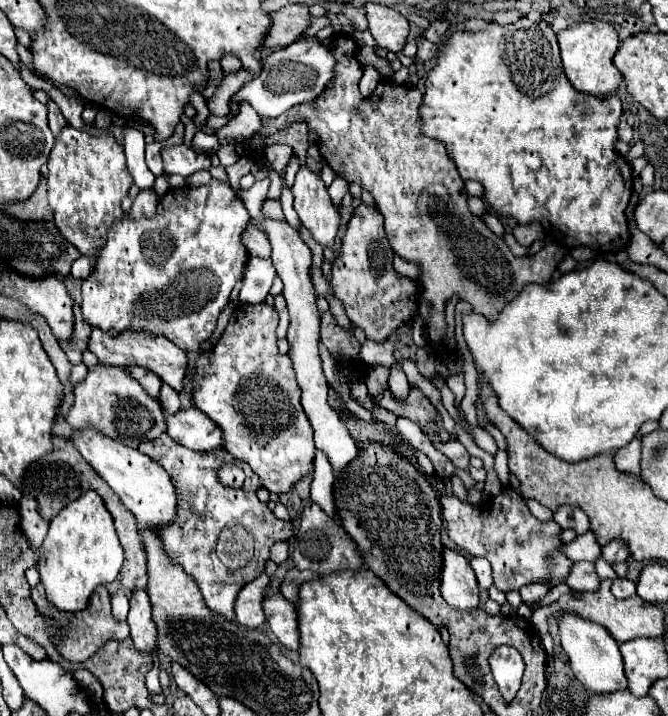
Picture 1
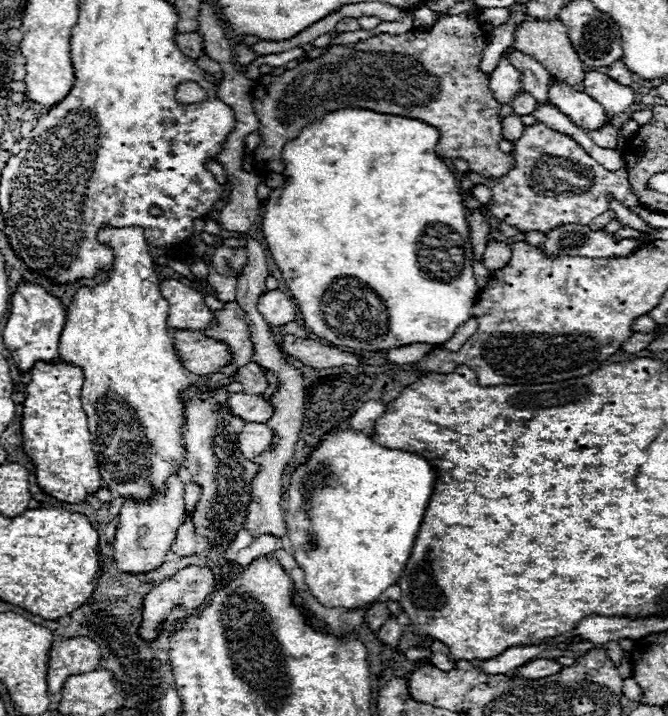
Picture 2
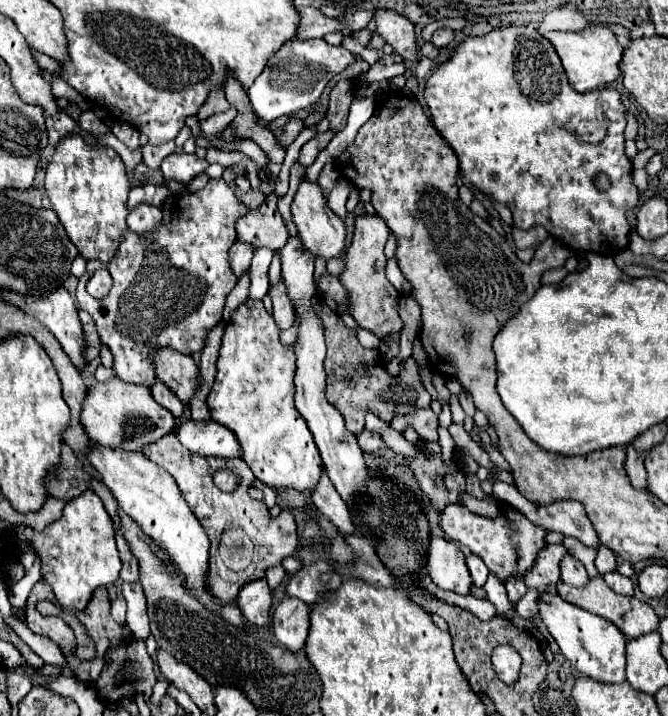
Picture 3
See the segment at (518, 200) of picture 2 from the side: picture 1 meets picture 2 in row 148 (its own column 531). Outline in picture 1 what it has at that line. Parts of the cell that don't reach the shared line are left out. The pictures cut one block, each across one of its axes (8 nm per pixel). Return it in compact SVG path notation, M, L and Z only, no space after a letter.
M506 486L496 498L484 502L484 506L472 506L460 502L456 496L442 496L442 516L446 520L448 536L462 548L468 556L484 556L492 564L494 586L502 592L520 590L532 582L544 582L552 590L554 586L566 582L572 568L572 560L560 554L560 534L562 528L550 520L536 520L522 496L512 486Z

